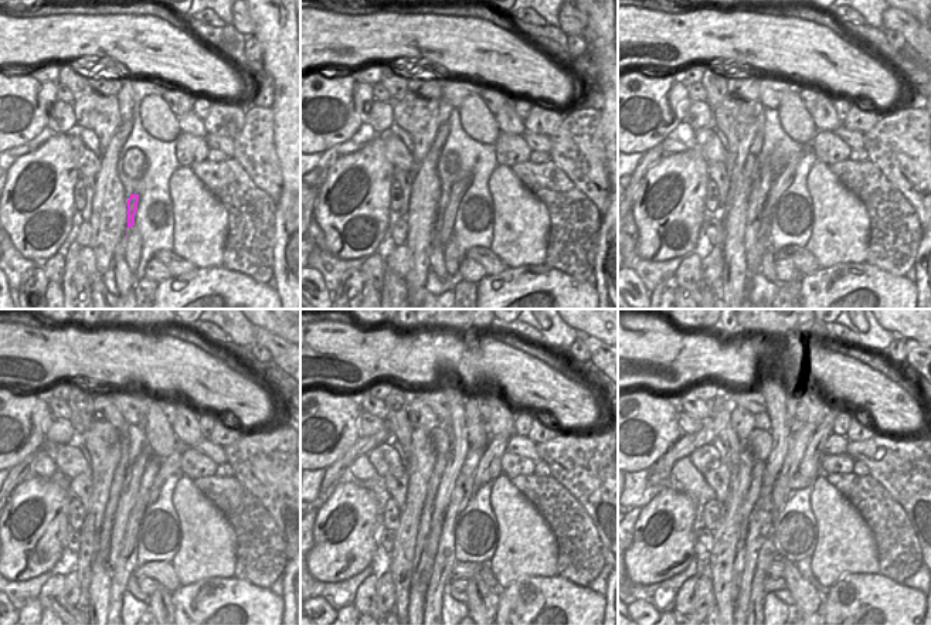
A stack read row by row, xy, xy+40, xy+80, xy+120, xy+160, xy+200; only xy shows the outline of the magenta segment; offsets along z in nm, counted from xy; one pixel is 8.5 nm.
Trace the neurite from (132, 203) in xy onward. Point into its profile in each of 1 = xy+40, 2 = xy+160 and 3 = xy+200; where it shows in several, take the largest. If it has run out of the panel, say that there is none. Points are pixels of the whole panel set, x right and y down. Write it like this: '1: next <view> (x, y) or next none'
1: next xy+40 (459, 187)
2: next xy+160 (489, 468)
3: next xy+200 (808, 468)

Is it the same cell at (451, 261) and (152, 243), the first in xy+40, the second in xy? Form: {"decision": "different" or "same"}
{"decision": "different"}

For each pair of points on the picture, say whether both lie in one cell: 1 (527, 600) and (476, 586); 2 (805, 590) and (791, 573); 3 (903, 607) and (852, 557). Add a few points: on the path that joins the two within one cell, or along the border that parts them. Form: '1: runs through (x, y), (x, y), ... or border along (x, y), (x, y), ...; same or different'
1: border along (500, 590), (496, 610); different
2: runs through (801, 586), (792, 577); same
3: border along (877, 571), (850, 573), (836, 581); different

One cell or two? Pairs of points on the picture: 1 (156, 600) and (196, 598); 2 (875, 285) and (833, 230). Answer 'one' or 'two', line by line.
1: two
2: two

